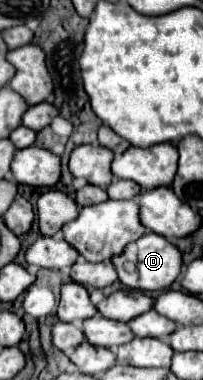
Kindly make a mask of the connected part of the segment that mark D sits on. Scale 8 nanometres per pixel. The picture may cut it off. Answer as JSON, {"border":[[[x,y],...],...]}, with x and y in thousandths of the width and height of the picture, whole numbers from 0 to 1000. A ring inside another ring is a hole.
{"border":[[[719,611],[709,621],[690,621],[690,632],[660,632],[650,642],[631,642],[631,653],[611,653],[601,668],[552,674],[552,695],[581,716],[581,737],[611,753],[700,763],[700,768],[798,768],[877,732],[897,705],[897,668],[808,621]]]}

